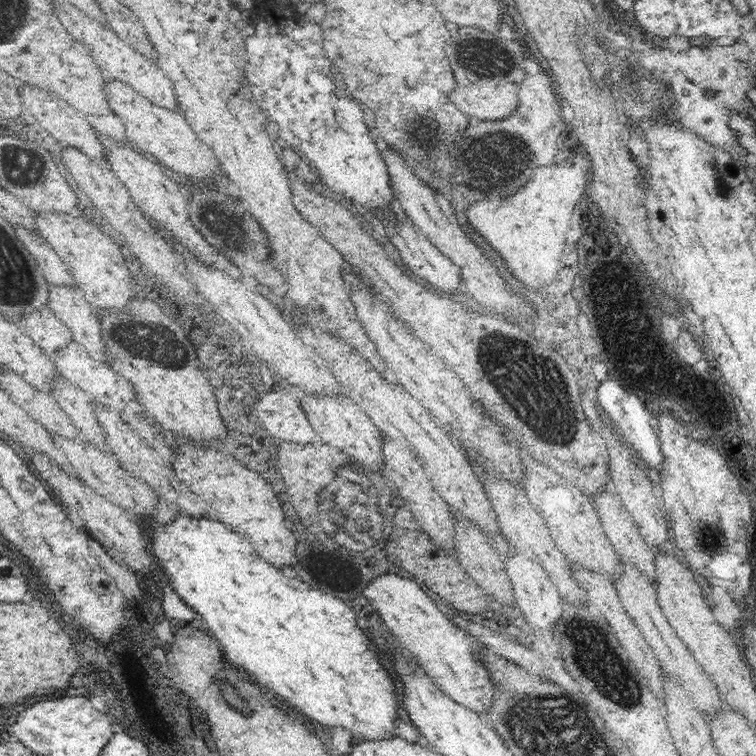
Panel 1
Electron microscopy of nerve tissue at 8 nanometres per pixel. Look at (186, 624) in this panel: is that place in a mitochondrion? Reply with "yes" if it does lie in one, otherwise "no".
no

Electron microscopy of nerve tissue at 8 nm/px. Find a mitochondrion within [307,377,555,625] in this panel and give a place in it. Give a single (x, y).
(346, 493)

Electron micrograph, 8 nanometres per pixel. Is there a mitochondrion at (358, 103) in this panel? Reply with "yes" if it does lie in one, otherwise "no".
no

